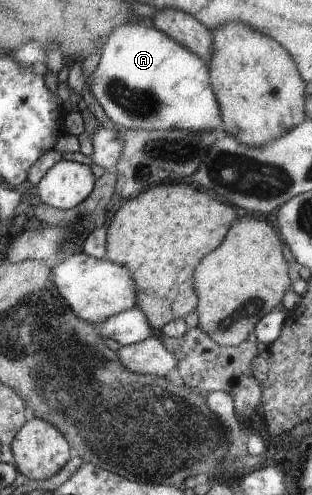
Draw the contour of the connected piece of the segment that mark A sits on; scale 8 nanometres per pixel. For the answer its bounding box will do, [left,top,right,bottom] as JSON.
[85,23,220,131]

